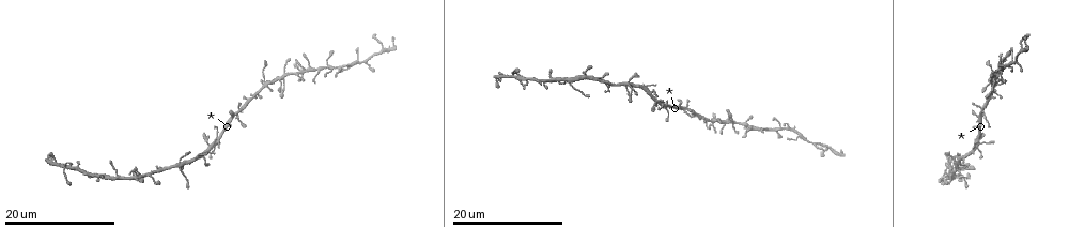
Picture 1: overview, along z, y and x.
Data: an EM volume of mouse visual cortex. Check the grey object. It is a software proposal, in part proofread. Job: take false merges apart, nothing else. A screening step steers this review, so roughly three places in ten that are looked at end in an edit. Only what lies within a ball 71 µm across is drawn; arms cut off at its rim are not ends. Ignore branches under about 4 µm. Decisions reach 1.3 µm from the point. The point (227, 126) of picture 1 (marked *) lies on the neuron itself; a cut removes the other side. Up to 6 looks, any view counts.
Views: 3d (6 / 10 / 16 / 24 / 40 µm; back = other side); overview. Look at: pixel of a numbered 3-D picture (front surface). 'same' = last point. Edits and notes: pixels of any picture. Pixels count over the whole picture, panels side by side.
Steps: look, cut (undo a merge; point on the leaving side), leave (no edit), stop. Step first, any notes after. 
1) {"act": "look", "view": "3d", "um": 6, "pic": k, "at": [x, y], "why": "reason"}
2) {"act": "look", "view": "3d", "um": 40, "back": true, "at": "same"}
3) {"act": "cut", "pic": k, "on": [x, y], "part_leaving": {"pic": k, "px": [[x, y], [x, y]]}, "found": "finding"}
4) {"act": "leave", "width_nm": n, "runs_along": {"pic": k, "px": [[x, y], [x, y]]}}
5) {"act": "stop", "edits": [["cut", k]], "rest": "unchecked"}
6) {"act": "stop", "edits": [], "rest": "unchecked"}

{"act": "look", "view": "3d", "um": 24, "pic": 1, "at": [714, 120], "why": "looks like a crossing"}

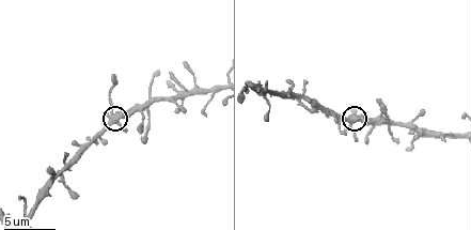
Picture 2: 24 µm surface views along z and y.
{"act": "look", "view": "3d", "um": 6, "pic": 2, "at": [114, 114]}

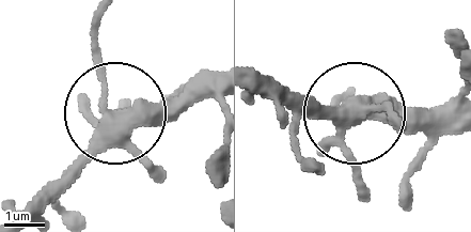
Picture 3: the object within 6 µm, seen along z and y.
{"act": "leave", "width_nm": 400, "found": "one neuron here"}

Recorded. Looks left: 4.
{"act": "look", "view": "3d", "um": 16, "pic": 1, "at": [956, 169], "why": "thin arm on a thick one"}

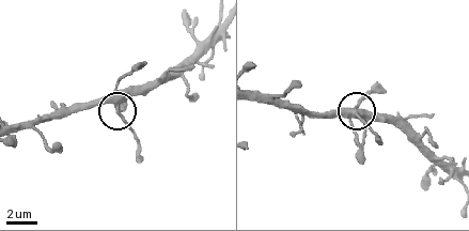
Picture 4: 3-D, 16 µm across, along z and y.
{"act": "look", "view": "3d", "um": 10, "pic": 4, "at": [356, 112], "why": "zoom in"}

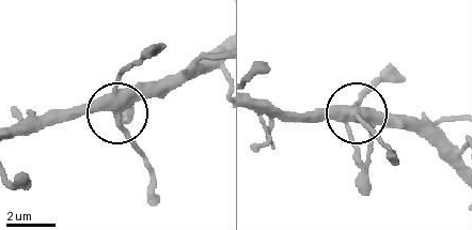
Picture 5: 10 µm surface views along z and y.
{"act": "leave", "width_nm": 330, "found": "continuous, no second neuron"}

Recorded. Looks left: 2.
{"act": "look", "view": "3d", "um": 16, "pic": 1, "at": [120, 179], "why": "four arms meet"}

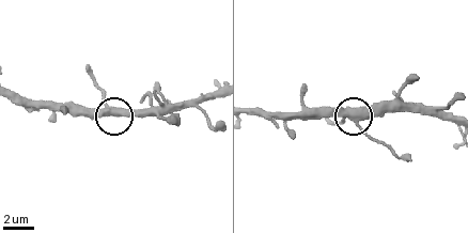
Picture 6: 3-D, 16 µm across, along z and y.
{"act": "look", "view": "3d", "um": 6, "pic": 6, "at": [354, 118]}

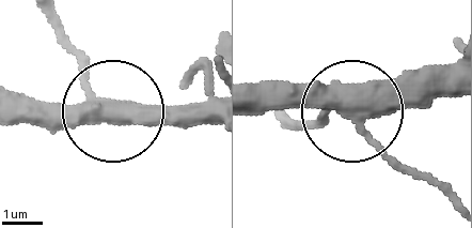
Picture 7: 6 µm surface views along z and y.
{"act": "leave", "side_arm_um": 5, "found": "all the same neuron"}

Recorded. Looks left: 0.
{"act": "stop", "edits": [], "rest": "unchecked"}

